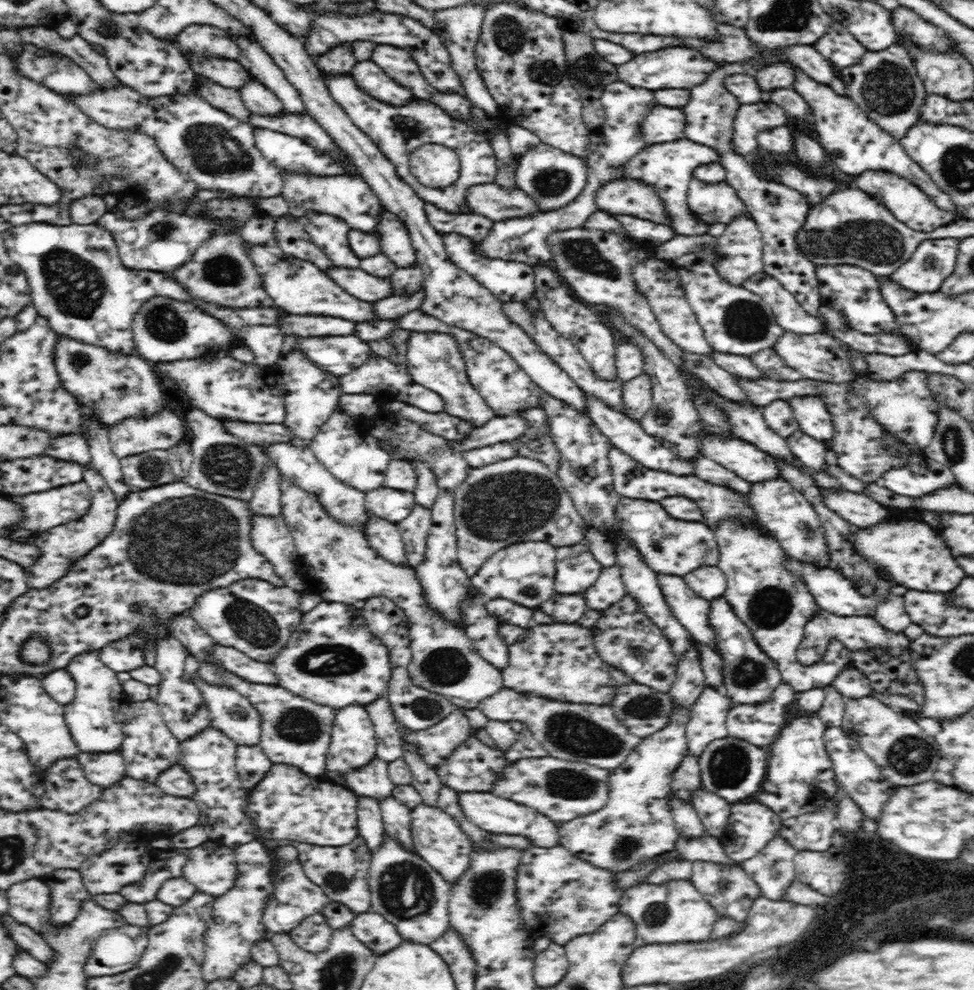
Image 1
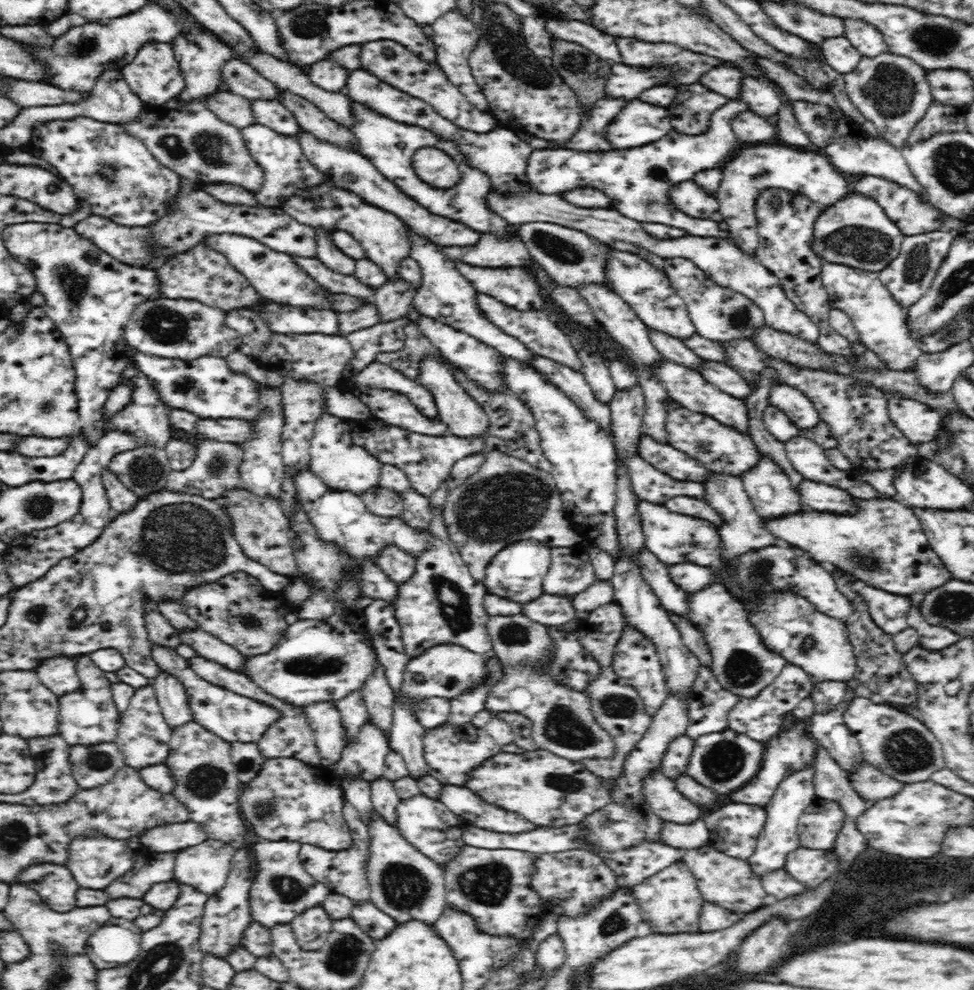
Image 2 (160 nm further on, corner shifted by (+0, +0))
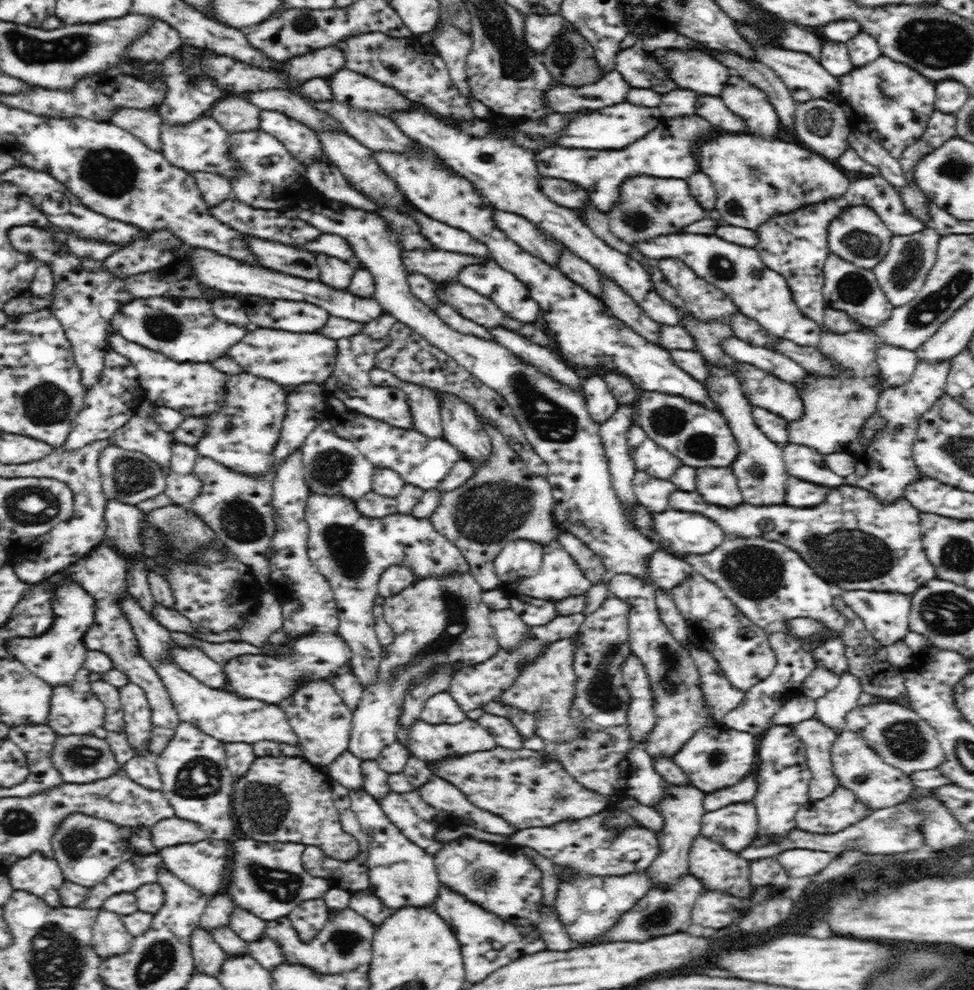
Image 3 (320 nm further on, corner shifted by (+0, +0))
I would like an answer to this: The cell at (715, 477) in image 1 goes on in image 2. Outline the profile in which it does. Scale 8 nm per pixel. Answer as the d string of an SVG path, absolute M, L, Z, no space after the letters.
M641 434L637 442L637 454L676 480L702 482L710 473L714 473L698 460L672 448L668 443L650 438L650 435Z

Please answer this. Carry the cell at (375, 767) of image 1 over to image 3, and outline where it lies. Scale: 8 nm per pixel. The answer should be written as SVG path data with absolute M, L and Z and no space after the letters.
M456 572L450 576L419 579L402 592L384 598L382 604L384 620L392 627L395 637L392 643L383 646L382 662L379 664L376 680L371 685L365 686L358 706L353 710L347 749L354 756L362 761L376 760L382 749L397 741L398 718L402 716L402 704L414 678L432 674L438 668L460 671L466 666L480 664L498 652L495 630L488 618L491 610L482 600L482 592L482 588L470 572L466 574Z

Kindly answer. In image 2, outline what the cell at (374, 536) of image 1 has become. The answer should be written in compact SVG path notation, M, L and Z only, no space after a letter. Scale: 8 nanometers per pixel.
M387 547L374 561L396 585L404 585L415 572L415 559L398 547Z

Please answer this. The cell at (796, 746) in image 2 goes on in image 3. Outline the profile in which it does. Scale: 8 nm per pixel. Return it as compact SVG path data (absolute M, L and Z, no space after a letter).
M750 773L748 778L744 778L734 786L706 794L703 800L704 810L710 813L728 805L750 802L757 793L757 788L756 776Z

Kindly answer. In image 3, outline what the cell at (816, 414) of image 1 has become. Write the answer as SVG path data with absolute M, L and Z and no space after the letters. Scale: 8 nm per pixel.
M736 362L735 370L737 370L737 378L739 378L744 396L753 407L765 408L768 412L773 412L787 421L799 419L805 413L802 399L795 385L780 380L752 364Z

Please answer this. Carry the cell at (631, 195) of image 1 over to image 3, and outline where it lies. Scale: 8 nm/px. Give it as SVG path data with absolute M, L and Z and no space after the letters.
M540 176L540 187L552 202L569 209L578 209L590 203L588 193L566 180Z

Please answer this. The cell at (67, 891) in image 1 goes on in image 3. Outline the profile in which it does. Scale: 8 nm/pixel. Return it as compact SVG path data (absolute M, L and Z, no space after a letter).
M34 852L28 858L9 864L4 874L15 891L28 891L52 907L61 906L58 889L65 881L65 876L56 859Z

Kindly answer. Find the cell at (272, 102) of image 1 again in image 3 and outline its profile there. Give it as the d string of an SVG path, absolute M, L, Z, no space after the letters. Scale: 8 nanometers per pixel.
M261 110L259 129L277 138L304 166L325 154L316 131L274 110Z

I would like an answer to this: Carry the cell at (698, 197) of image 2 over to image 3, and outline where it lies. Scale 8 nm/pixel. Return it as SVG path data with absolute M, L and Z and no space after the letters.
M640 175L628 178L622 186L615 205L608 211L610 232L623 243L635 246L638 242L648 242L656 236L678 233L696 220L708 219L708 214L698 206L684 179L660 179L655 176Z

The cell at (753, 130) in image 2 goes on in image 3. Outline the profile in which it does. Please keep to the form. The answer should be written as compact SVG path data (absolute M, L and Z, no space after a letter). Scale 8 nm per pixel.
M702 96L696 100L696 115L718 127L726 133L747 133L746 125L740 117L734 115L716 96Z

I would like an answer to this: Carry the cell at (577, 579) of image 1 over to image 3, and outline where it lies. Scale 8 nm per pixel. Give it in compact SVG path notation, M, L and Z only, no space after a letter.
M553 544L543 546L544 566L540 572L528 578L516 580L516 590L520 594L540 598L540 600L564 600L568 596L588 593L590 582L582 574L582 569L565 549Z

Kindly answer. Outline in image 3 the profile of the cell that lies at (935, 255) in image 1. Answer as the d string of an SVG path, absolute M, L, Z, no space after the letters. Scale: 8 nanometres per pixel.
M932 228L908 236L893 235L890 250L873 270L879 287L894 307L901 307L913 301L923 287L926 275L937 259L937 248L940 234Z

